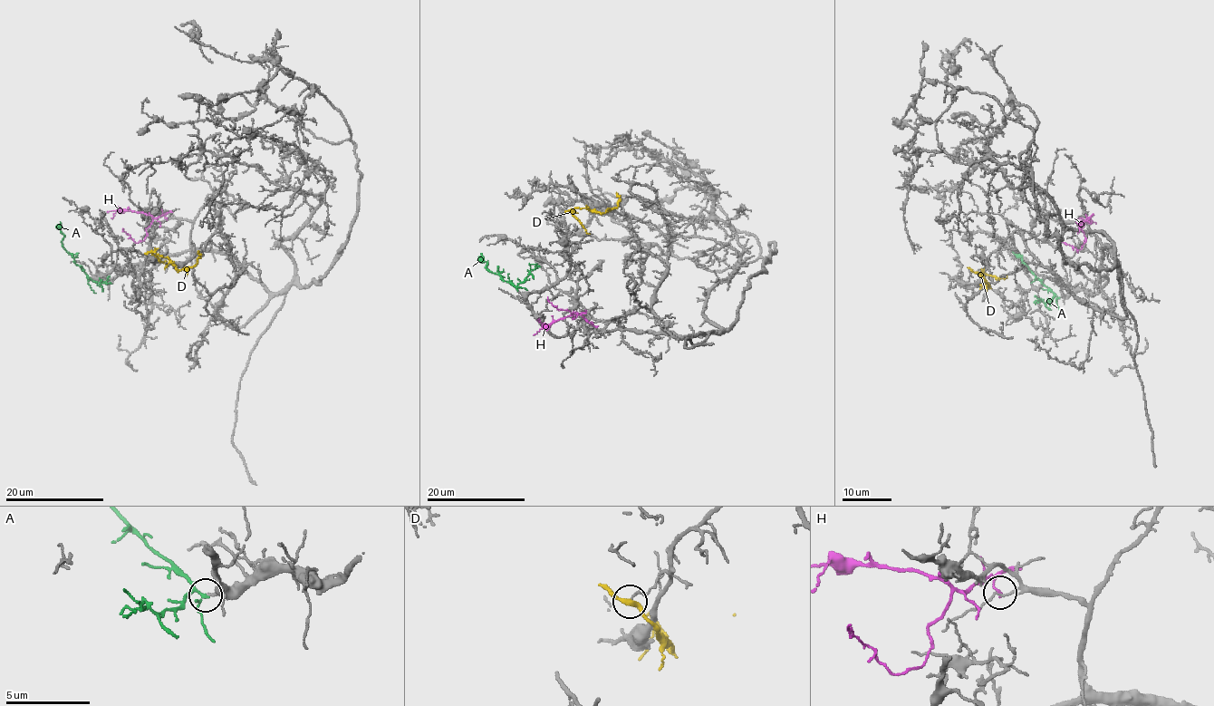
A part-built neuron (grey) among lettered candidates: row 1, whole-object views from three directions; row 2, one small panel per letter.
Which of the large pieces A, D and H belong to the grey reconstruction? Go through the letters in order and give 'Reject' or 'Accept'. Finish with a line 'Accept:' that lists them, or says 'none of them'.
A: Accept
D: Reject
H: Reject
Accept: A

